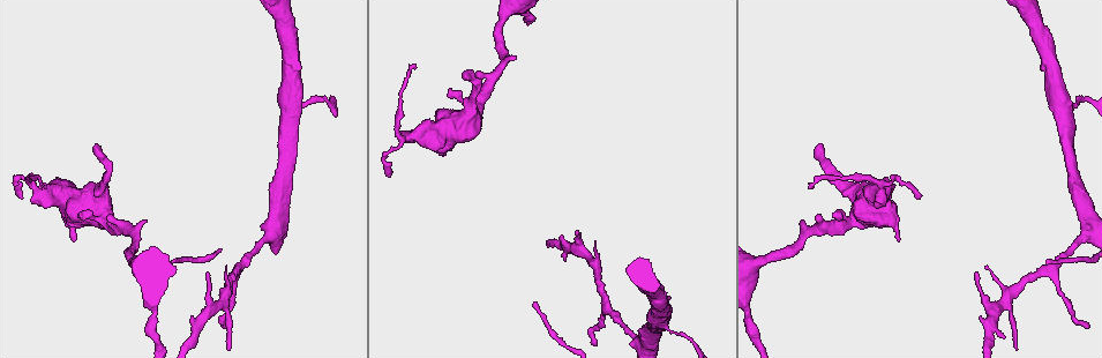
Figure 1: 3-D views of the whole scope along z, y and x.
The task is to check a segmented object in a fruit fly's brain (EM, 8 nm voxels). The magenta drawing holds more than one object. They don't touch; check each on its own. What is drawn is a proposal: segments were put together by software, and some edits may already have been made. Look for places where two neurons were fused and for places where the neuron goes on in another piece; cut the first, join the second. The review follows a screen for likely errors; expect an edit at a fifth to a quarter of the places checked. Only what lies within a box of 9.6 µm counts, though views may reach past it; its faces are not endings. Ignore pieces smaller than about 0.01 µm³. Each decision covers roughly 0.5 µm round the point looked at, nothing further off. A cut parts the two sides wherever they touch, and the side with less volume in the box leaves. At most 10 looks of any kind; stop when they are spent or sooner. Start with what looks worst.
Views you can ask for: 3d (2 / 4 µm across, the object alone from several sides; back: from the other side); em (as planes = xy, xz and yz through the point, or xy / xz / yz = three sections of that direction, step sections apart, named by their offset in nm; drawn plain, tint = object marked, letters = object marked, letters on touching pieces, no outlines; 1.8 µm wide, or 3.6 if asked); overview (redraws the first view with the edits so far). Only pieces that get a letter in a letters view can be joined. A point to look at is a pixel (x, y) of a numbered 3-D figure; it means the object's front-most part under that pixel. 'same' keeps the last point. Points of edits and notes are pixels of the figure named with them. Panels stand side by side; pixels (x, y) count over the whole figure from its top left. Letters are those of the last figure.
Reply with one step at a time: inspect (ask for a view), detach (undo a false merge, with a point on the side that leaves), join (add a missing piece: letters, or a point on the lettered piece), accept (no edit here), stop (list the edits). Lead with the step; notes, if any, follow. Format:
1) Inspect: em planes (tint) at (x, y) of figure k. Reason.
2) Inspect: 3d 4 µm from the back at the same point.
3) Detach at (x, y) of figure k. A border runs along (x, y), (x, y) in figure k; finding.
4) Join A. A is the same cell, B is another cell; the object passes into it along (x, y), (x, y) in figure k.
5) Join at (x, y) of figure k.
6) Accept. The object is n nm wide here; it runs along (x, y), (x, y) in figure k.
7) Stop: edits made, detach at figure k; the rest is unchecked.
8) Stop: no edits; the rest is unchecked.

Inspect: 3d 4 µm at (101, 197) of figure 1. Abrupt turn.

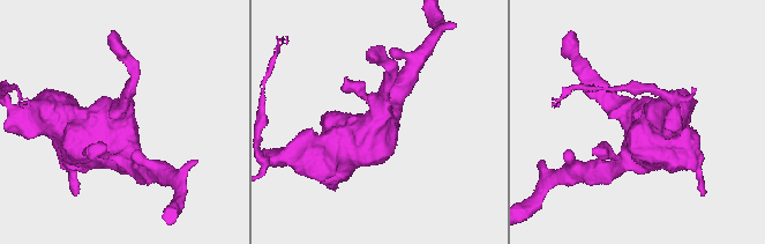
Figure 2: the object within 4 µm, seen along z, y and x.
Inspect: em 3.6 µm xz step 16 (tint) at (116, 124) of figure 2.

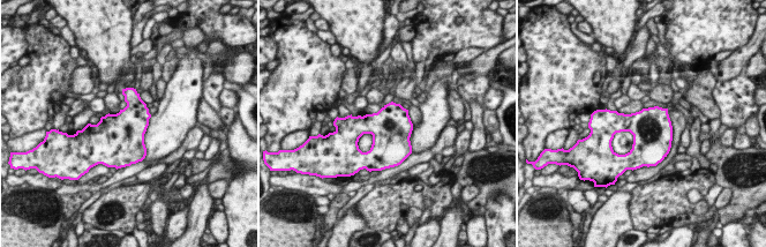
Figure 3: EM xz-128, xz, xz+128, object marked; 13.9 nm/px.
Inspect: em 3.6 µm planes (letters) at the same point.

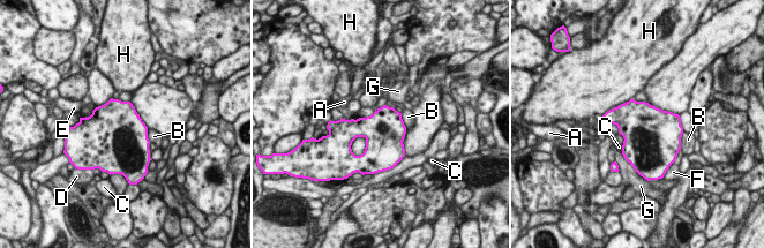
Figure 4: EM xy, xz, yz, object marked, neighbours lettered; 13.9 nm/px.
Accept. A, B, C, D, E, F, G and H are other cells; a border runs along (619, 133), (623, 138), (622, 145) in figure 4; all the same neuron.

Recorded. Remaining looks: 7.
Inspect: em planes (letters) at (147, 222) of figure 1. An open end.

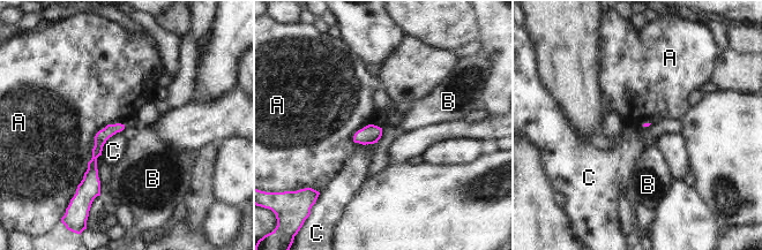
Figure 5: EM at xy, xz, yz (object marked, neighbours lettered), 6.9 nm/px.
Accept. A, B and C are other cells; a border runs along (121, 130), (106, 141), (101, 154) in figure 5; none of them fits.

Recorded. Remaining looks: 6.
Inspect: em yz step 4 (letters) at (986, 267) of figure 1.

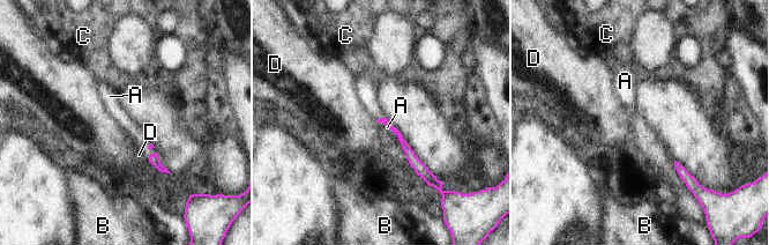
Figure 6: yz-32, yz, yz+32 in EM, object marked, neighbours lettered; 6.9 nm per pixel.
Join A. A is the same cell, B, C and D are other cells; the object passes into it along (154, 158), (150, 155), (140, 138) in figure 6; it goes on there.

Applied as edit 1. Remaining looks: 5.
Stop: edits made, join at figure 6; the rest is unchecked.

